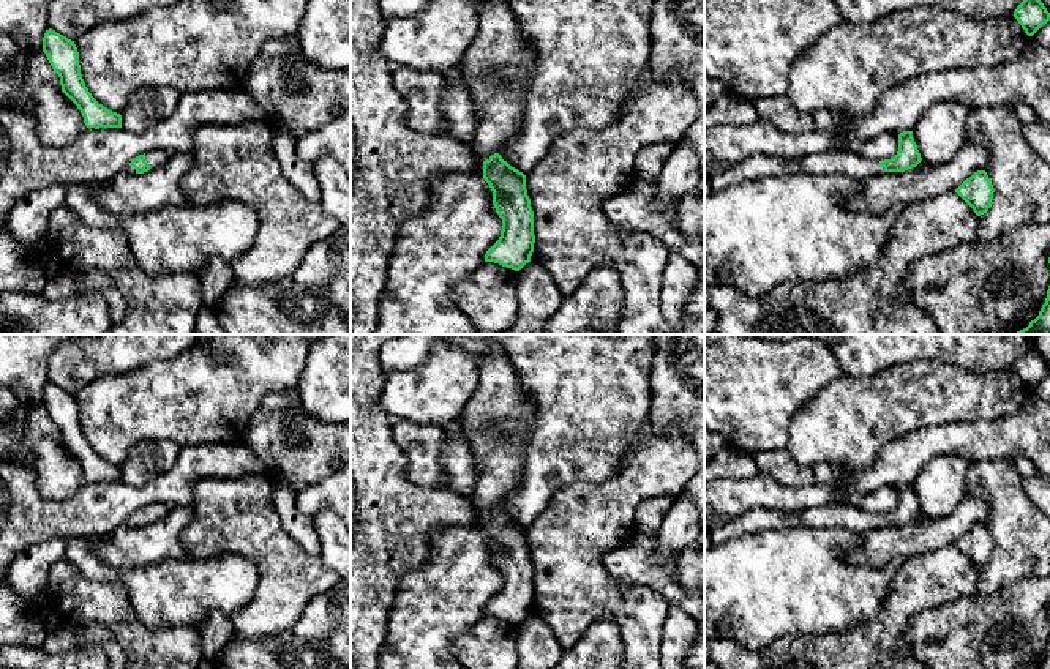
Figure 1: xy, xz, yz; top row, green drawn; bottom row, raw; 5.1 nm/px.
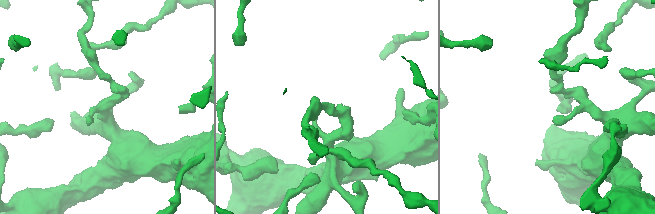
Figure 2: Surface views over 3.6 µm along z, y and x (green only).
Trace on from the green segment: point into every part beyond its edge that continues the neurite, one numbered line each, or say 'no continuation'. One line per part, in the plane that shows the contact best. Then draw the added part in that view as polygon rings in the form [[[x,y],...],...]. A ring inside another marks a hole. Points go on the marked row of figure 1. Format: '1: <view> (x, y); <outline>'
1: xy (155, 158); [[[152,150],[145,153],[145,159],[152,170],[152,169],[164,166],[169,159],[169,155],[163,150]]]

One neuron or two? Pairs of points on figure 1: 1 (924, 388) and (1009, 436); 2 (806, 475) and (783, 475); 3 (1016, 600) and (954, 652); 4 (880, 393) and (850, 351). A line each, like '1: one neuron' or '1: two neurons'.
1: two neurons
2: one neuron
3: one neuron
4: two neurons

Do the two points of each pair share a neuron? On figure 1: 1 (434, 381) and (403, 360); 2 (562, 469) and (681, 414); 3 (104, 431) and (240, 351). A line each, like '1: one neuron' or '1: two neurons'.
1: two neurons
2: two neurons
3: one neuron

